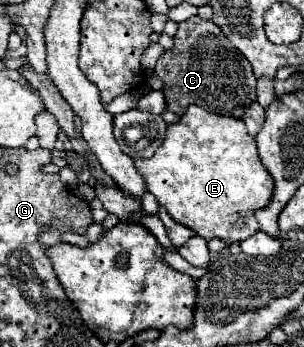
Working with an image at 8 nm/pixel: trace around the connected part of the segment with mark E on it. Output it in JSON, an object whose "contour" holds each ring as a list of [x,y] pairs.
{"contour":[[[199,106],[187,108],[187,112],[177,122],[169,124],[165,142],[159,146],[159,150],[147,160],[135,160],[135,166],[145,178],[149,192],[169,212],[169,216],[175,222],[191,228],[197,236],[203,236],[205,240],[223,238],[231,244],[249,238],[253,232],[259,230],[253,212],[257,208],[263,208],[273,194],[273,178],[265,172],[265,166],[257,156],[255,140],[247,134],[243,120],[217,116],[205,112]]]}

